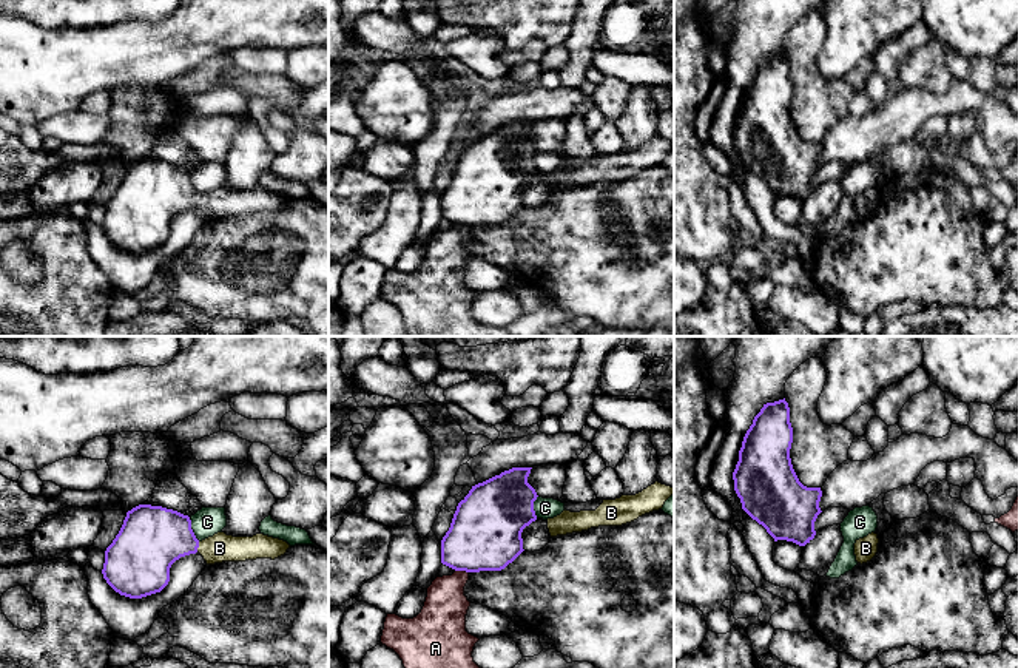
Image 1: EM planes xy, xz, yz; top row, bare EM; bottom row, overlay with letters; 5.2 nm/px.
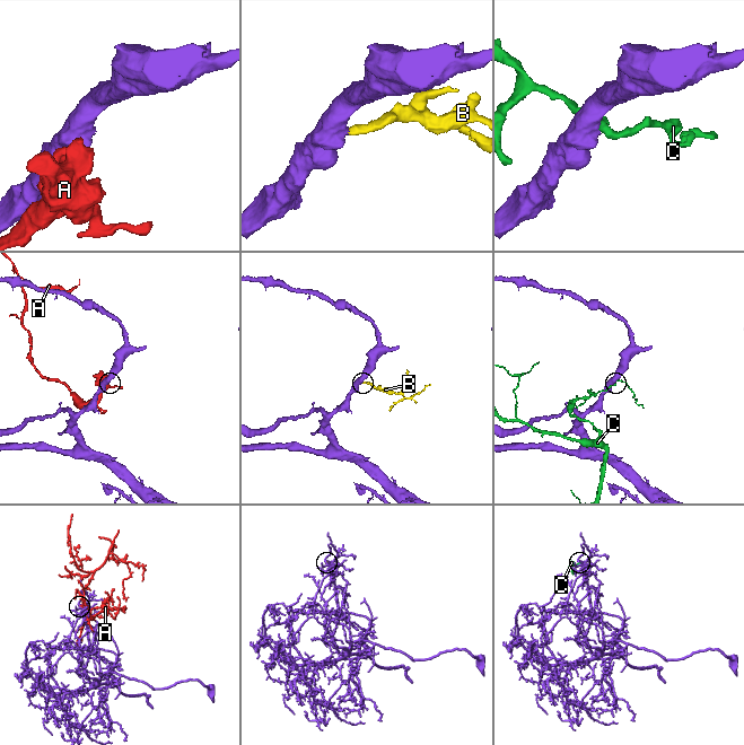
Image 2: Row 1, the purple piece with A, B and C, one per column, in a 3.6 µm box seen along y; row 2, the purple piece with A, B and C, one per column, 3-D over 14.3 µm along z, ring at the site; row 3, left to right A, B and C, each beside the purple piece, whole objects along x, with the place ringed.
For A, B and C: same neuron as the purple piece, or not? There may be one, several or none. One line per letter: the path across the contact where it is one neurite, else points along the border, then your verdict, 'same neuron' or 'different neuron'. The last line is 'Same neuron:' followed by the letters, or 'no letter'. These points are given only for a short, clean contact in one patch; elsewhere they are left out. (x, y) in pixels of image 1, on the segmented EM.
A: different neuron
B: across xy (151, 539), (176, 539), (198, 546), (219, 548) | same neuron
C: along xy (188, 519), (190, 528), (199, 540) | different neuron
Same neuron: B

